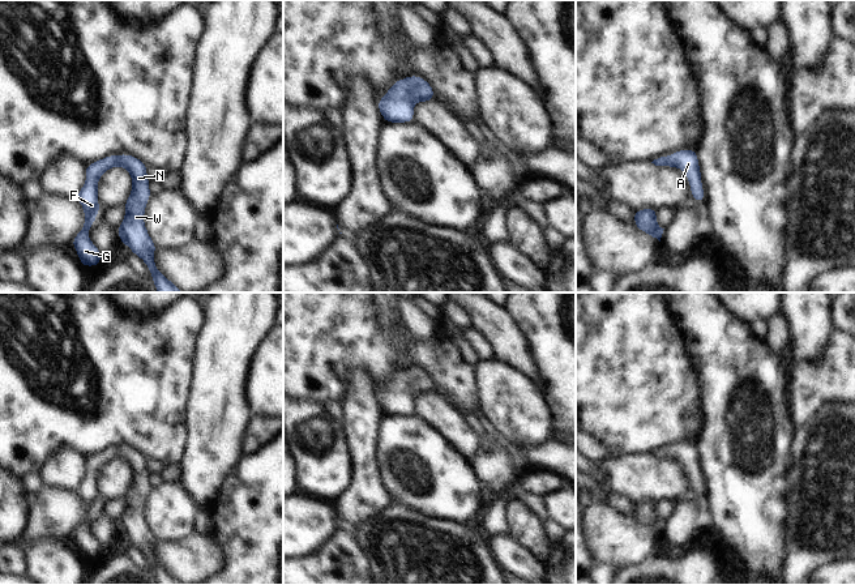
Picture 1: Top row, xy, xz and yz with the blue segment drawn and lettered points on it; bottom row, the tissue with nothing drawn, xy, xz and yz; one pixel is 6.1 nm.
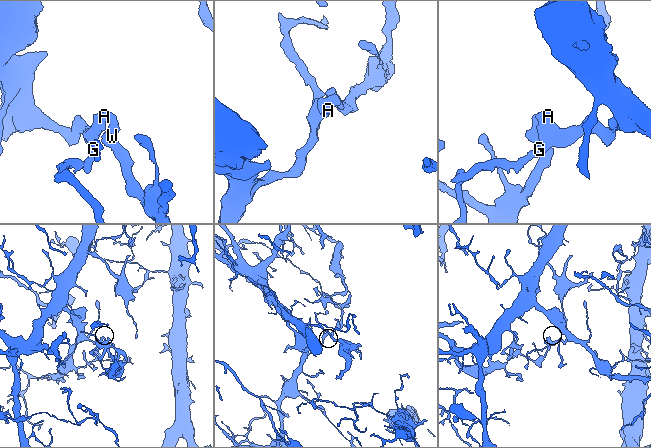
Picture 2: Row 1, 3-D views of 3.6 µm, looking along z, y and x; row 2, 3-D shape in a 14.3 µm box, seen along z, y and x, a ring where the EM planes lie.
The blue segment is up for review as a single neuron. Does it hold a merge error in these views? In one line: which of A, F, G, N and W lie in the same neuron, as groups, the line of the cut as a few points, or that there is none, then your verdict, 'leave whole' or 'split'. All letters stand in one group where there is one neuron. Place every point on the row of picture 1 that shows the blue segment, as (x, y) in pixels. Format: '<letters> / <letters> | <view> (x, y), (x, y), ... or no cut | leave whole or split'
A F G N W | no cut | leave whole

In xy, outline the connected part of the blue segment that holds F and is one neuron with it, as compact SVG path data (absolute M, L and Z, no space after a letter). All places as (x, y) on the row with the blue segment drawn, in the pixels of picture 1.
M131 154L107 155L85 166L86 182L80 189L76 200L82 205L85 213L84 227L72 239L72 244L80 257L82 266L99 266L103 255L97 245L89 240L89 230L101 210L98 202L98 180L111 167L124 167L132 176L132 191L124 202L125 217L117 230L120 243L132 249L146 264L153 283L158 292L183 292L167 277L164 277L154 262L155 243L148 234L144 214L148 200L151 197L149 189L148 166Z

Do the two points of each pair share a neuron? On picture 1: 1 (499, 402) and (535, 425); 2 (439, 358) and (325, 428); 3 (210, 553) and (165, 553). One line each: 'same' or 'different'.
1: same
2: different
3: same

